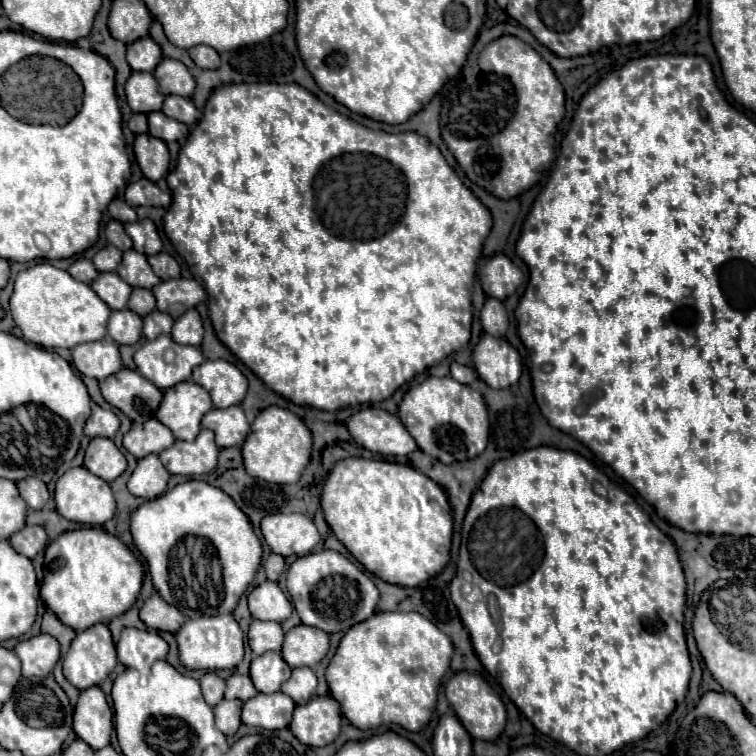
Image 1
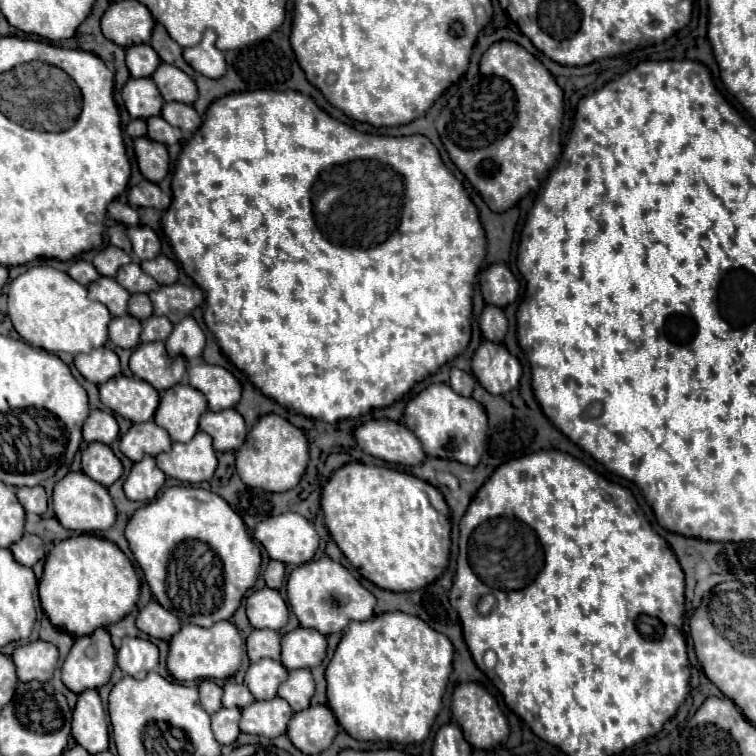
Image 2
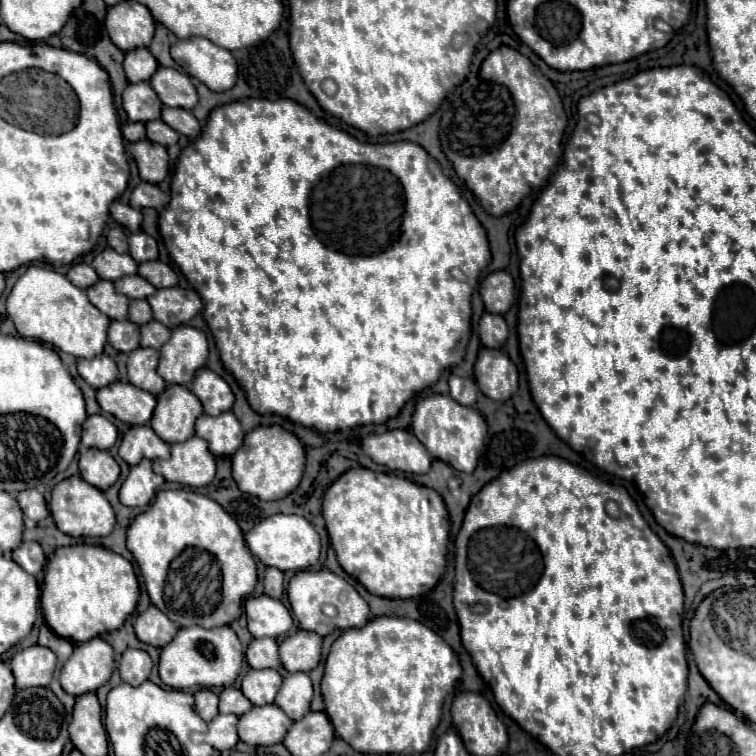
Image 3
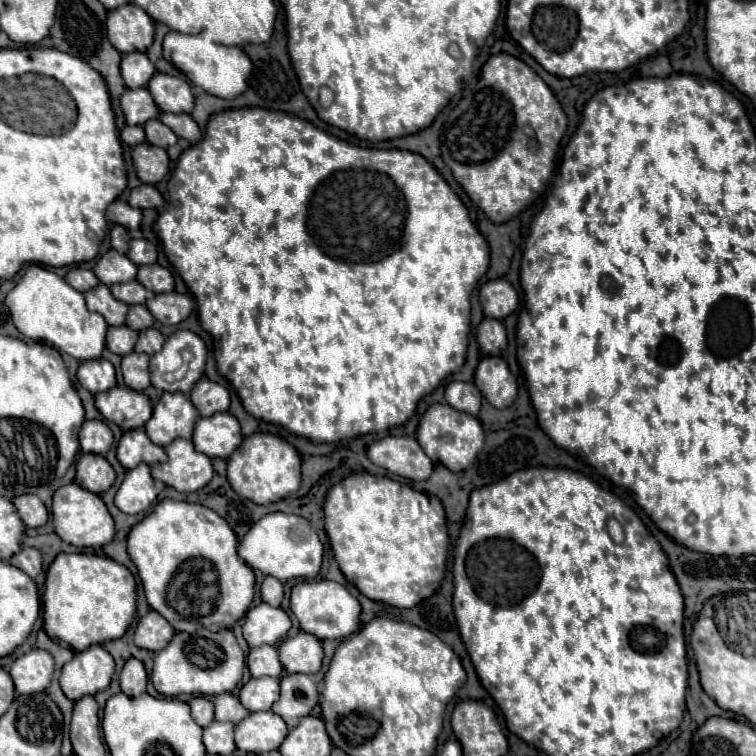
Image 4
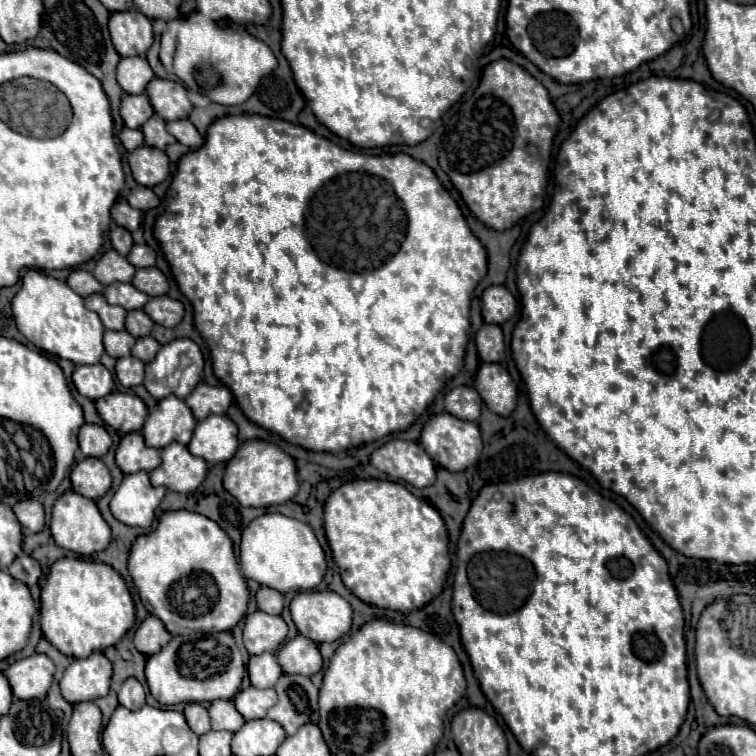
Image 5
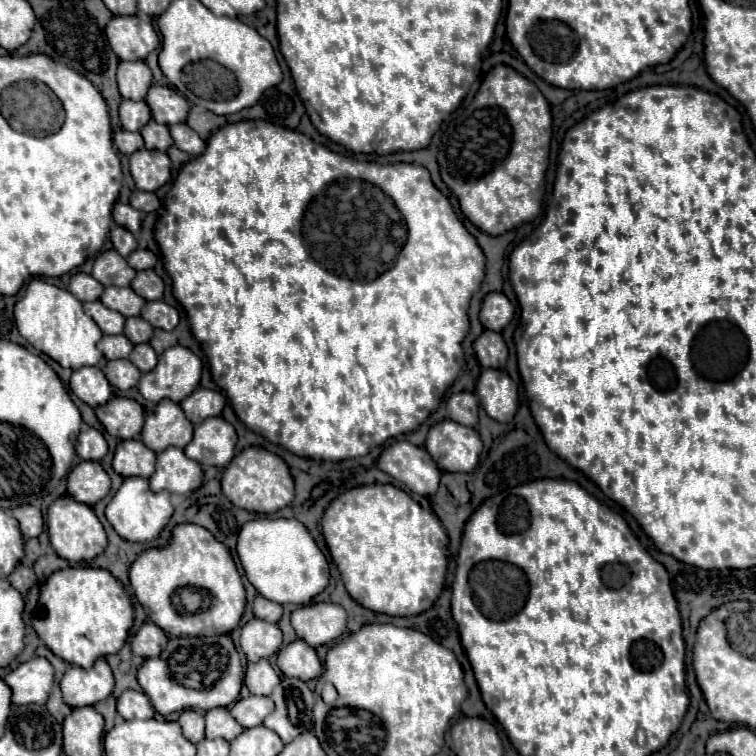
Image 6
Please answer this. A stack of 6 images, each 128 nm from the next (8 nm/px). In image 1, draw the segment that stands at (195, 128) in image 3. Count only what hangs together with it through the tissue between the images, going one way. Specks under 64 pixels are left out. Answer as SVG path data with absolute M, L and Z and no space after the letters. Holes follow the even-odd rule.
M166 96L166 98L164 98L162 112L164 112L168 118L174 118L174 120L186 124L188 128L194 128L196 122L200 120L200 112L198 112L196 106L192 104L192 100L182 98L182 96Z

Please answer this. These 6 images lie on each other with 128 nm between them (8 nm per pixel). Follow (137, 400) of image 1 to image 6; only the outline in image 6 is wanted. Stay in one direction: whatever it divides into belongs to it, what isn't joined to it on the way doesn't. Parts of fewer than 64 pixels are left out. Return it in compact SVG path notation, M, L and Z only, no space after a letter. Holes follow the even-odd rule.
M114 396L108 404L96 408L96 418L102 422L106 432L120 440L138 438L144 424L144 410L136 400Z

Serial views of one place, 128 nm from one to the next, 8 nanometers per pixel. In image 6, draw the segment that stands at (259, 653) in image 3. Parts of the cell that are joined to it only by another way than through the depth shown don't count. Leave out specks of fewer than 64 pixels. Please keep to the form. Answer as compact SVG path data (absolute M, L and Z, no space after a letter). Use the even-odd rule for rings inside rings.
M260 660L256 664L248 664L244 684L254 696L270 696L274 686L280 684L280 676L276 674L268 660Z

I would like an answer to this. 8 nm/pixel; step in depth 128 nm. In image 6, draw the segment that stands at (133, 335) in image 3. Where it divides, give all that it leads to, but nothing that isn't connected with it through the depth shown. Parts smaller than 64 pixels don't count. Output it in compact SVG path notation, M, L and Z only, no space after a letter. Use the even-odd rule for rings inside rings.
M120 334L120 336L102 336L100 344L98 344L100 352L104 354L106 360L118 360L118 358L126 358L132 350L132 342Z

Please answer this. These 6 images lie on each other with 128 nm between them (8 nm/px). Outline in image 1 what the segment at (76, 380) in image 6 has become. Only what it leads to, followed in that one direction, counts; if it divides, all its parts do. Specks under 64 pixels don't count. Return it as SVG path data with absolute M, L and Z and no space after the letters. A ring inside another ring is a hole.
M110 338L76 346L72 350L72 362L80 374L96 380L104 380L122 370L118 344Z

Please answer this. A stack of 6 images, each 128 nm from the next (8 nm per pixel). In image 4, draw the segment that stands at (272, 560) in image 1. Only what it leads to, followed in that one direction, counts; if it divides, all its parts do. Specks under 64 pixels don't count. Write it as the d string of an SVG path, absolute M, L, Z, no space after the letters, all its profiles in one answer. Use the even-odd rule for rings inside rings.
M266 576L264 582L262 582L262 590L260 590L260 596L266 604L270 606L280 606L282 604L282 598L284 598L284 586L280 584L280 580L272 578L272 576Z

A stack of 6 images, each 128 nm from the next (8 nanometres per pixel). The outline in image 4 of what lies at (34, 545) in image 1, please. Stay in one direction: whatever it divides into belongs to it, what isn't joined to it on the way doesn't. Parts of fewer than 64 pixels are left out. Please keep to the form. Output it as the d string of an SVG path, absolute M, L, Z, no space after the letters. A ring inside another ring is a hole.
M24 546L18 554L14 554L10 558L10 564L20 568L22 572L26 572L30 578L36 578L42 572L42 556L36 548Z

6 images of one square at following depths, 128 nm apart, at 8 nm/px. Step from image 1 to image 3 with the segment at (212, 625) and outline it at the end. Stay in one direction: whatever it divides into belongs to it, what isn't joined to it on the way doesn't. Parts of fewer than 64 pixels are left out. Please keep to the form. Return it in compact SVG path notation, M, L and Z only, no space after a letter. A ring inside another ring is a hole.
M230 626L220 628L180 628L172 644L164 646L160 652L160 664L158 674L160 680L174 688L216 688L216 686L232 686L240 674L244 662L242 644L236 636L236 632Z

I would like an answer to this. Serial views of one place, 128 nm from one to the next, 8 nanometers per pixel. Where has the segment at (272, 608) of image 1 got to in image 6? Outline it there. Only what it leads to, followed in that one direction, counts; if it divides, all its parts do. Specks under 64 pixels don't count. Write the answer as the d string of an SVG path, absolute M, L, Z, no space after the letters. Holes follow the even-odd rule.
M254 618L242 628L240 648L250 662L274 656L280 650L280 646L282 646L282 636L276 624L268 624L266 620Z

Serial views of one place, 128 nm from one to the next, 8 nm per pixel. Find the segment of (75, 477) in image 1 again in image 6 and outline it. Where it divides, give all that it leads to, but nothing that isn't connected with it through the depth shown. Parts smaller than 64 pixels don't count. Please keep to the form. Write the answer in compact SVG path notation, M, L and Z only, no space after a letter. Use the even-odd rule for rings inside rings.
M62 496L50 504L50 508L48 508L48 536L50 536L50 544L52 544L54 552L60 558L66 558L70 562L80 562L80 560L90 562L98 554L102 554L108 544L106 532L104 532L102 524L98 522L96 514L92 512L92 508L86 504L76 504L76 500L72 500L70 496Z

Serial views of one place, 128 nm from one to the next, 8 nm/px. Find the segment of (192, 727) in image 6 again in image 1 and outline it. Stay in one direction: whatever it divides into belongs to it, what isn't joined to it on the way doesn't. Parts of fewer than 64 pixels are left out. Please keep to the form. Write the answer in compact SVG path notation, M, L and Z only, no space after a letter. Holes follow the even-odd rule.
M206 672L200 678L200 686L202 686L202 694L208 706L216 706L222 698L224 698L224 690L226 690L226 682L216 676L214 672Z

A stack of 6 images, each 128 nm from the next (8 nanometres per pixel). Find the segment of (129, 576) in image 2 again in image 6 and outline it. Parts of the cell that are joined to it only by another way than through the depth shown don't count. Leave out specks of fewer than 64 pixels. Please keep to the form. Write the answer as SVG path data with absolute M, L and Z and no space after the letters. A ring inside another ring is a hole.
M64 568L54 572L40 592L40 618L32 620L38 638L64 662L90 670L102 656L120 652L134 622L132 602L118 580L102 568Z

